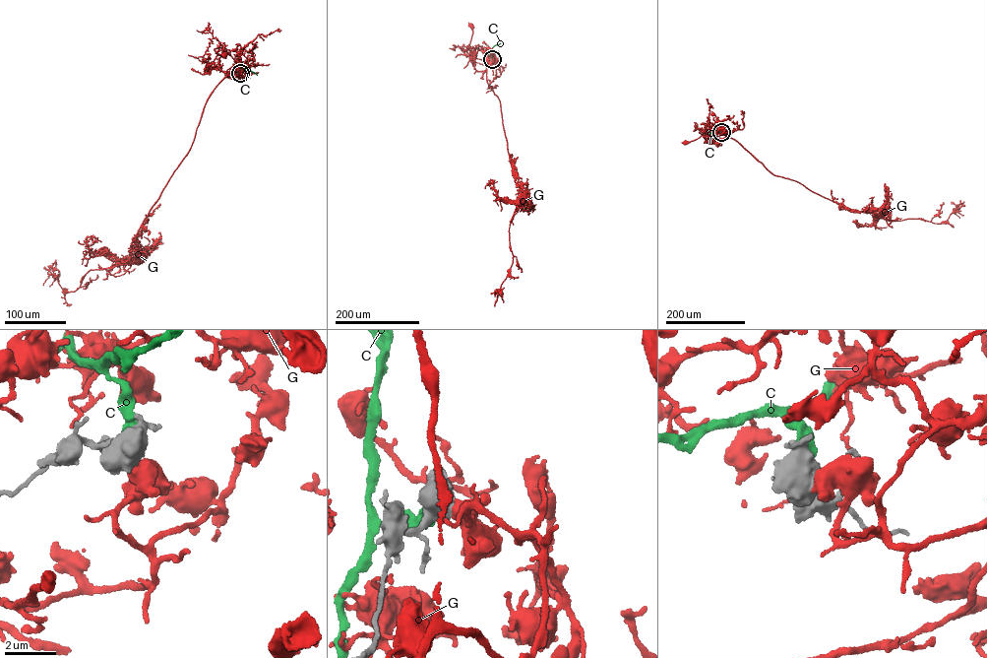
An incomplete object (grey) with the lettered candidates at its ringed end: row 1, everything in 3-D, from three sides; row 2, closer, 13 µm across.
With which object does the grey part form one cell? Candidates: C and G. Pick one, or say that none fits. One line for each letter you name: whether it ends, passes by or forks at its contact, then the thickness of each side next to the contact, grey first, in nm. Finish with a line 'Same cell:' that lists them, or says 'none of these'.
G: it passes by | 600/500 nm
Same cell: G

